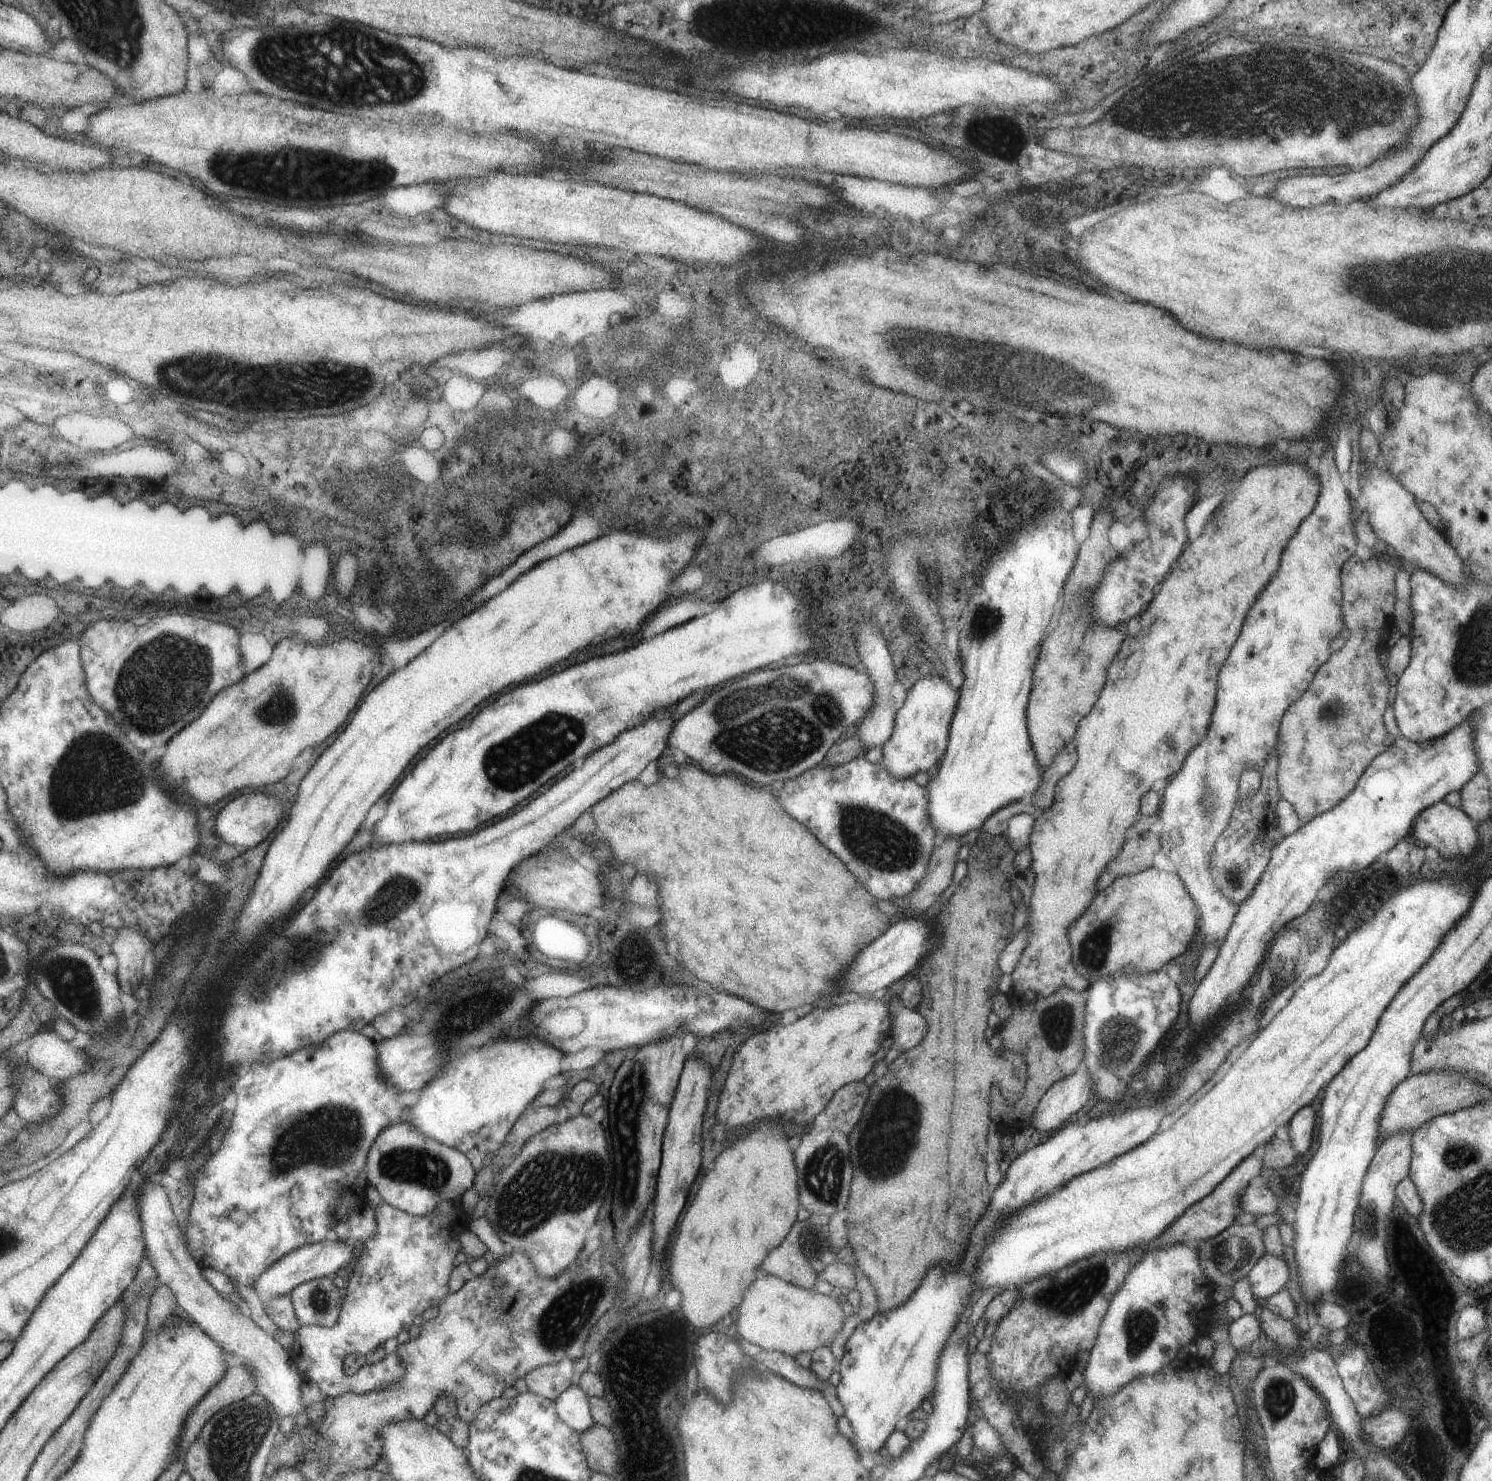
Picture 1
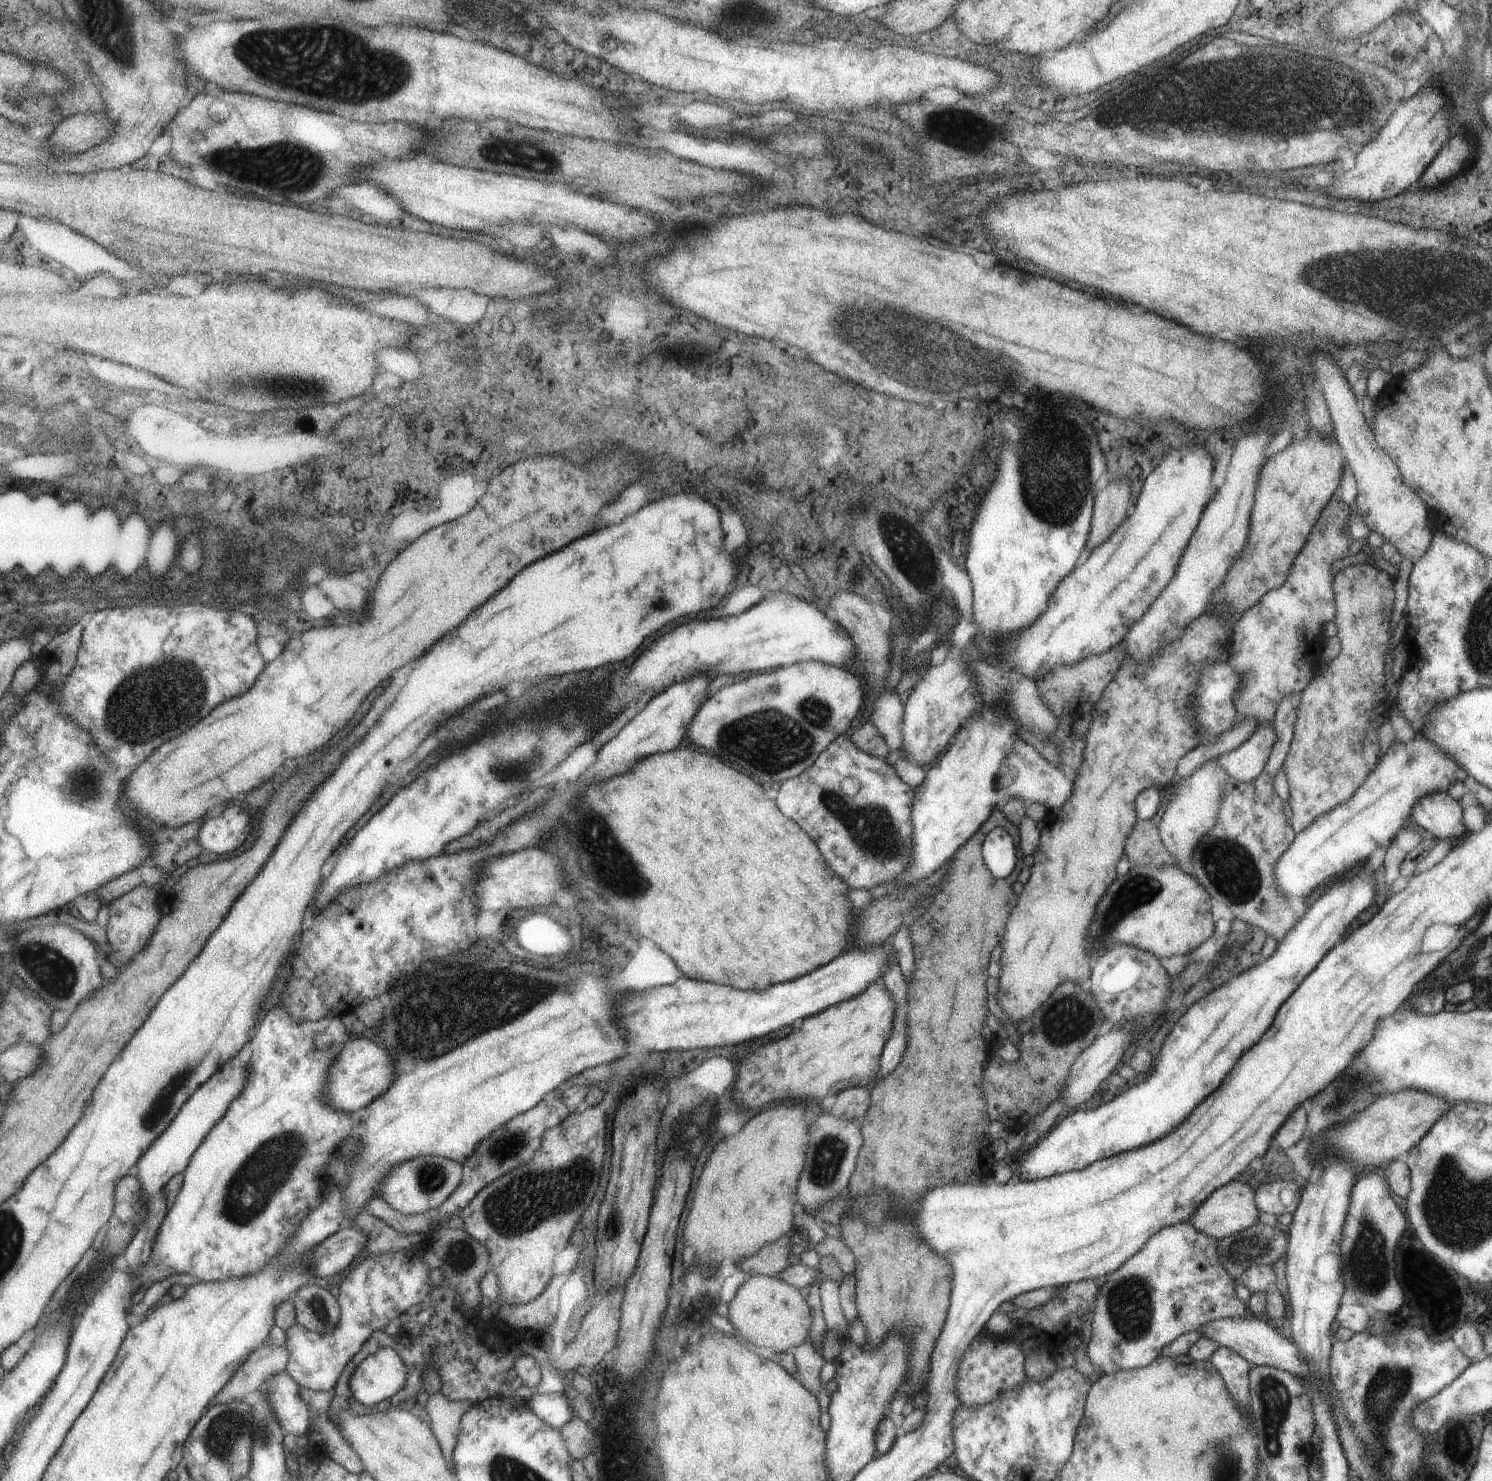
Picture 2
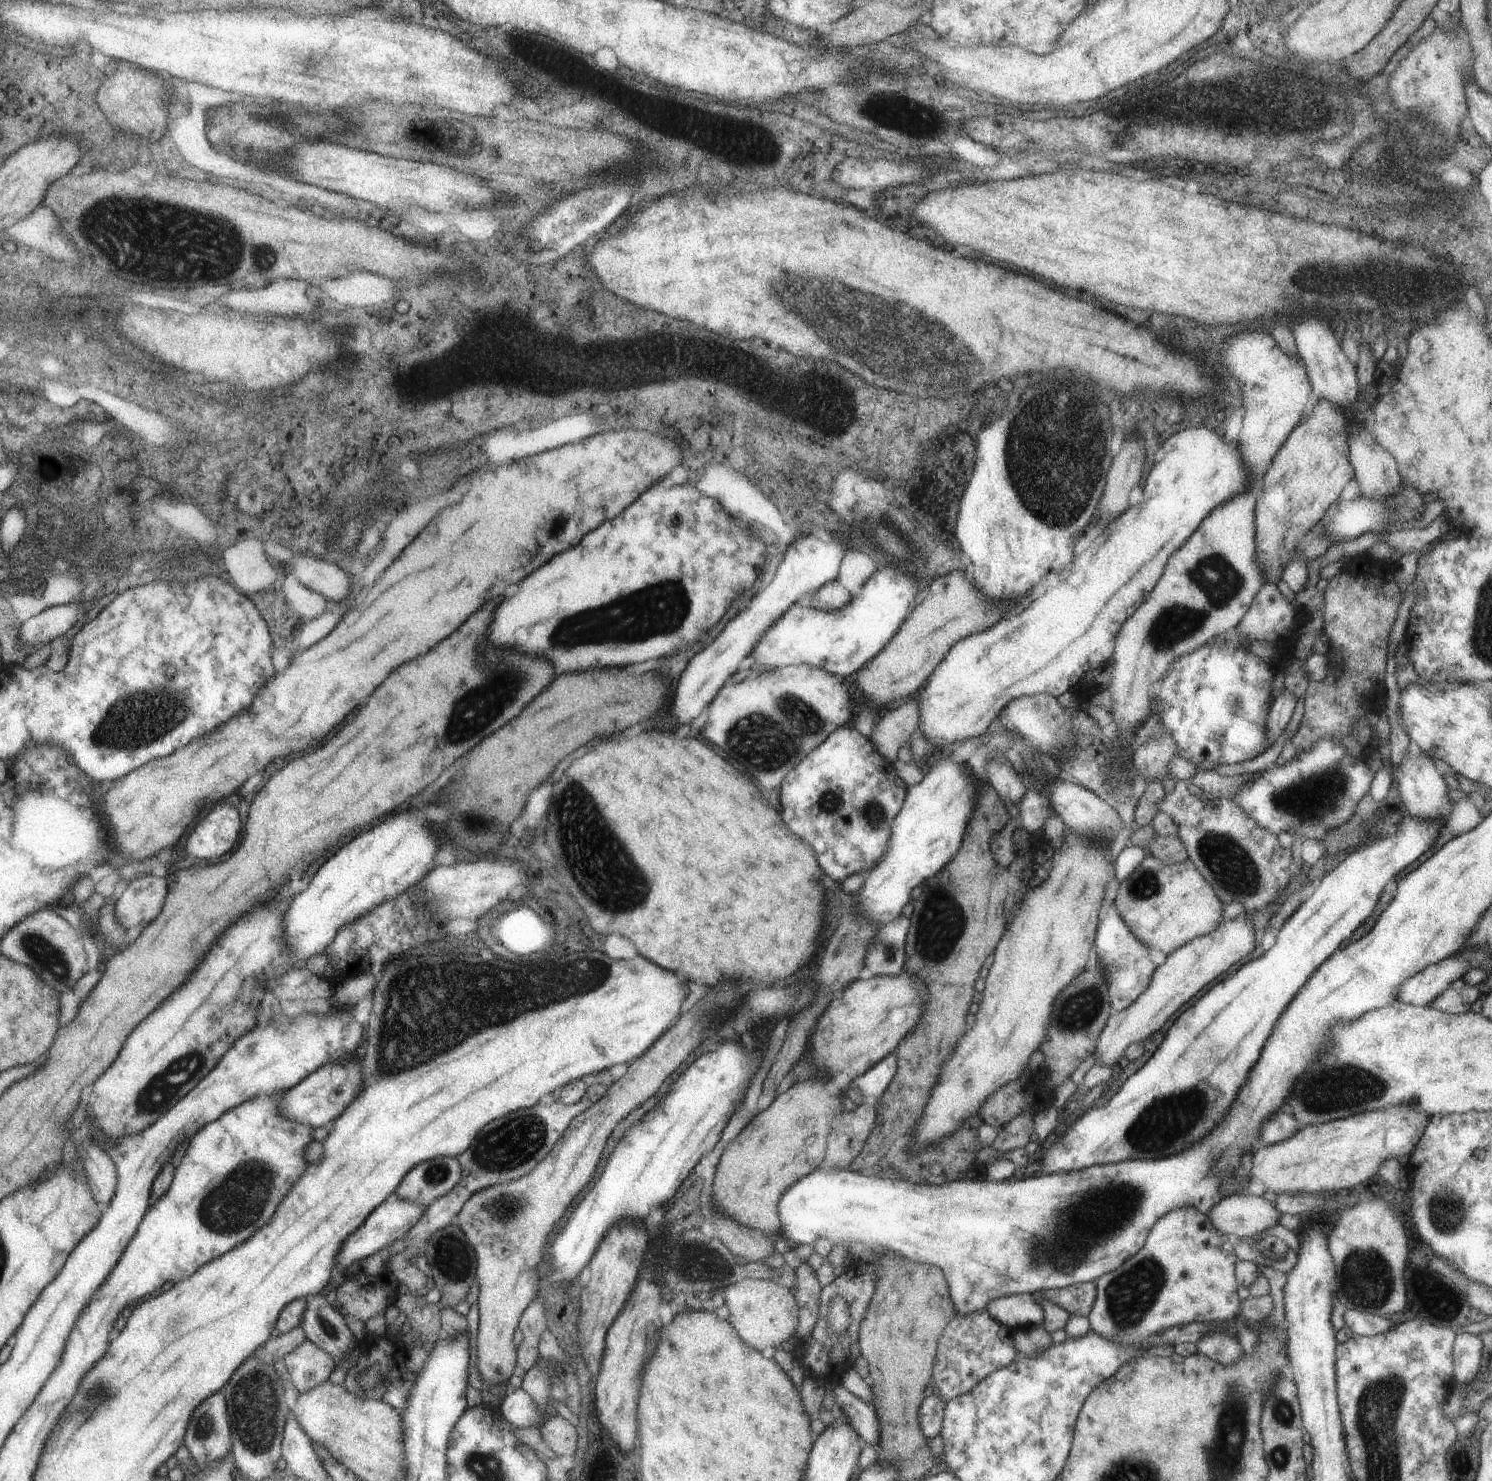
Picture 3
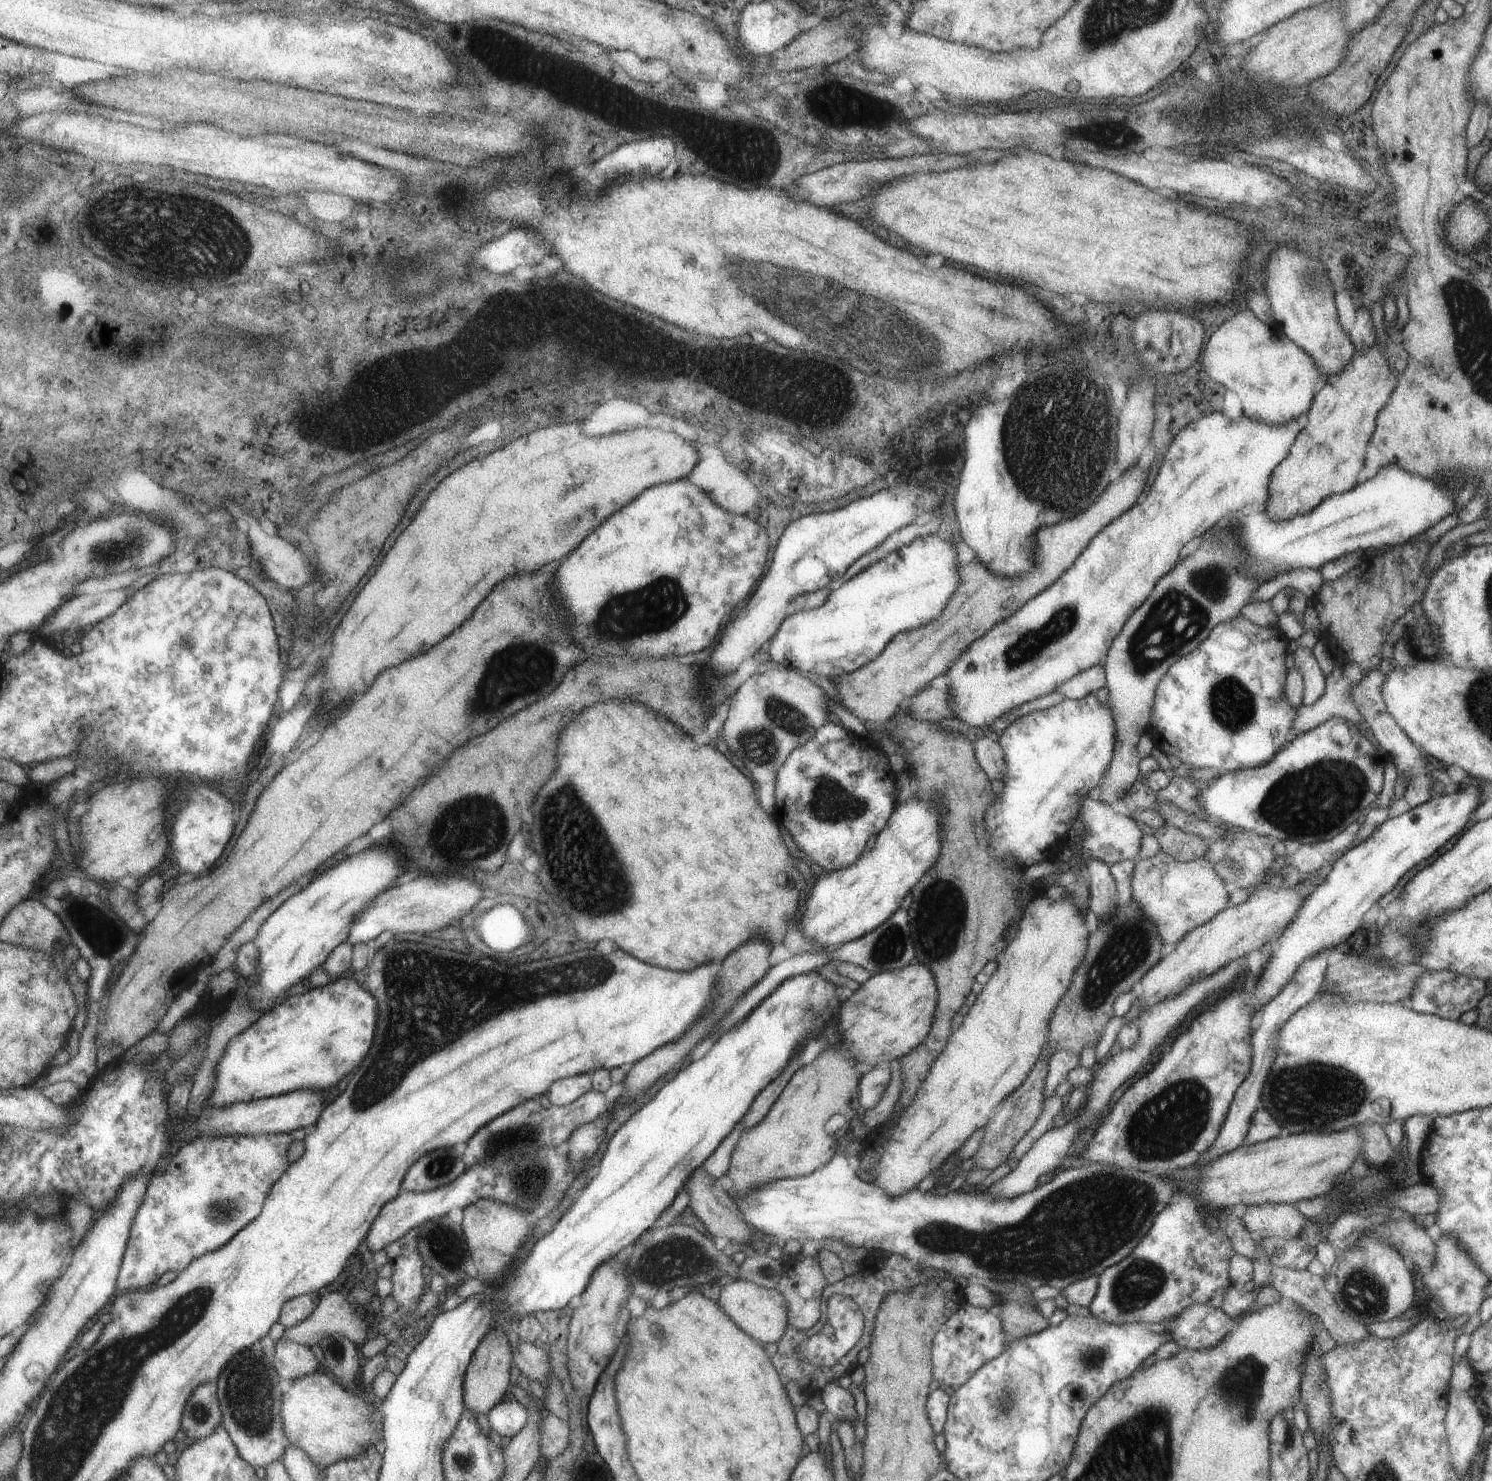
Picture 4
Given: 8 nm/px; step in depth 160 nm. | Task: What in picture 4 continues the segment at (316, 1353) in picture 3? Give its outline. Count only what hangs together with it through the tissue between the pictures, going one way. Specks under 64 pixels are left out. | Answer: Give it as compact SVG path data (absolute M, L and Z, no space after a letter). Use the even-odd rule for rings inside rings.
M283 1338L277 1340L273 1363L281 1378L293 1382L321 1369L310 1347Z

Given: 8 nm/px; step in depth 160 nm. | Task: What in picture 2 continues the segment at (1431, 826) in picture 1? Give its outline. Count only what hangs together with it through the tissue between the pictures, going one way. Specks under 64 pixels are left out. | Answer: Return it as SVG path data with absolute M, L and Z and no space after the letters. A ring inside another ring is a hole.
M1446 792L1420 797L1410 815L1413 817L1412 825L1423 828L1435 839L1455 839L1466 831L1460 804Z

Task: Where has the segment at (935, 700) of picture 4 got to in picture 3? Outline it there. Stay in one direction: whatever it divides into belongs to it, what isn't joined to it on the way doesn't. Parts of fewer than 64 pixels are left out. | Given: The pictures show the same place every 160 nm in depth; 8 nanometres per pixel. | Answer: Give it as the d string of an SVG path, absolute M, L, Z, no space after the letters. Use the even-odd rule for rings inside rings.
M917 700L907 701L893 710L885 710L868 737L873 750L877 750L885 760L891 762L897 760L897 751L919 726L919 704Z

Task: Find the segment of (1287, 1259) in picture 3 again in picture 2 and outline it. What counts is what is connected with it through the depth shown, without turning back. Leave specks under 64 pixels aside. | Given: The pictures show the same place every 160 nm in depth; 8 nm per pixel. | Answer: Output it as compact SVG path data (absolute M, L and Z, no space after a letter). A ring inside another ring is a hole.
M1253 1223L1250 1227L1235 1234L1216 1239L1216 1253L1221 1266L1229 1276L1239 1282L1240 1276L1253 1265L1272 1265L1279 1257L1284 1257L1287 1246L1285 1230L1278 1226L1269 1227L1261 1223Z

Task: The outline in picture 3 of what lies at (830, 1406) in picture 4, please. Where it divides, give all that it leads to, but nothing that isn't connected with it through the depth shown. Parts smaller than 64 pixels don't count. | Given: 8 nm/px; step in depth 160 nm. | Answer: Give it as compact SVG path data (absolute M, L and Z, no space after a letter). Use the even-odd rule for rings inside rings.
M839 1384L832 1393L834 1404L830 1411L833 1419L845 1418L857 1436L868 1446L876 1448L879 1442L879 1420L872 1403L863 1402Z

